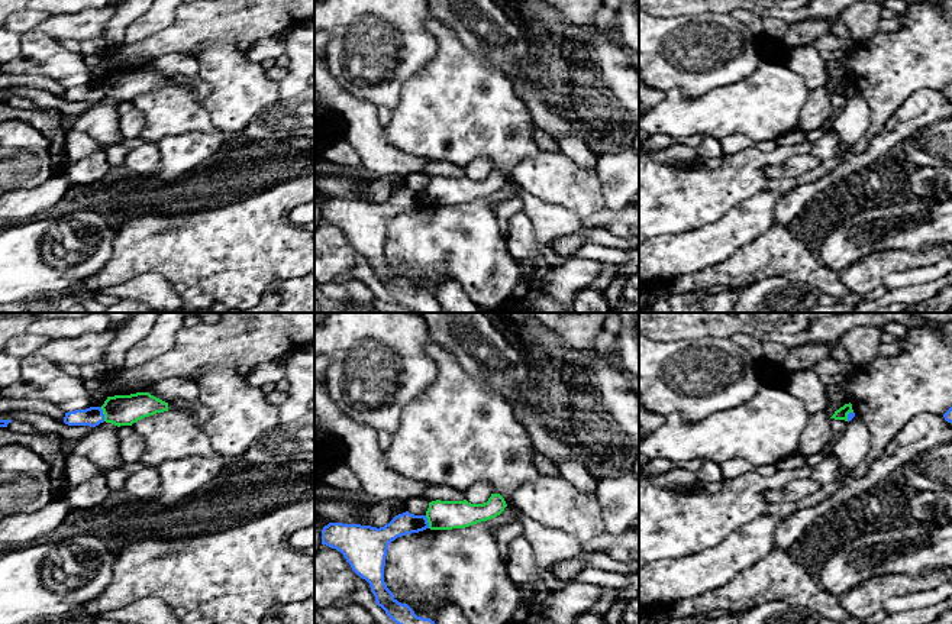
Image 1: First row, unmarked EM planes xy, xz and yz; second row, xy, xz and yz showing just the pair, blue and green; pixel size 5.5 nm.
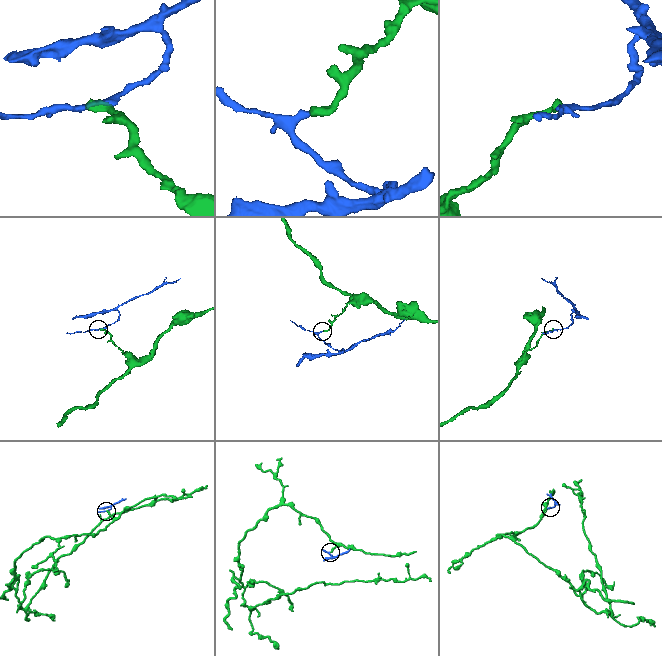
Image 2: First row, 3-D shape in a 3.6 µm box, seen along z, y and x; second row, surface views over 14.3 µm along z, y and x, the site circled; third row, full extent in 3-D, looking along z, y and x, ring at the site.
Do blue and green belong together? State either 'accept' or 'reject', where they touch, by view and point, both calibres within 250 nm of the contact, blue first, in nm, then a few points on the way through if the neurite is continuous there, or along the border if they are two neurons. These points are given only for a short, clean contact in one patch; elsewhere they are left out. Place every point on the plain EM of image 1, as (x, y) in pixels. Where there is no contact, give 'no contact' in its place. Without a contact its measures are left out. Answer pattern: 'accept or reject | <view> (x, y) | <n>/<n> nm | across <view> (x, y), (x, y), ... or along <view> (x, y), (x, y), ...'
reject | xy (103, 90) | 110/180 nm | along xy (100, 83), (105, 96)

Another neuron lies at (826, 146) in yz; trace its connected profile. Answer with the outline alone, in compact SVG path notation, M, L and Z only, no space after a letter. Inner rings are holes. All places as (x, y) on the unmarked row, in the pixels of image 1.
M827 126L826 133L813 142L813 149L810 153L816 156L820 162L826 162L830 158L836 156L842 140L839 135Z

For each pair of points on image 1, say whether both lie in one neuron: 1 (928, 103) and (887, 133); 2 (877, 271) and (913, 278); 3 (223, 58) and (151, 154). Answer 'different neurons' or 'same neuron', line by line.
1: same neuron
2: different neurons
3: different neurons

